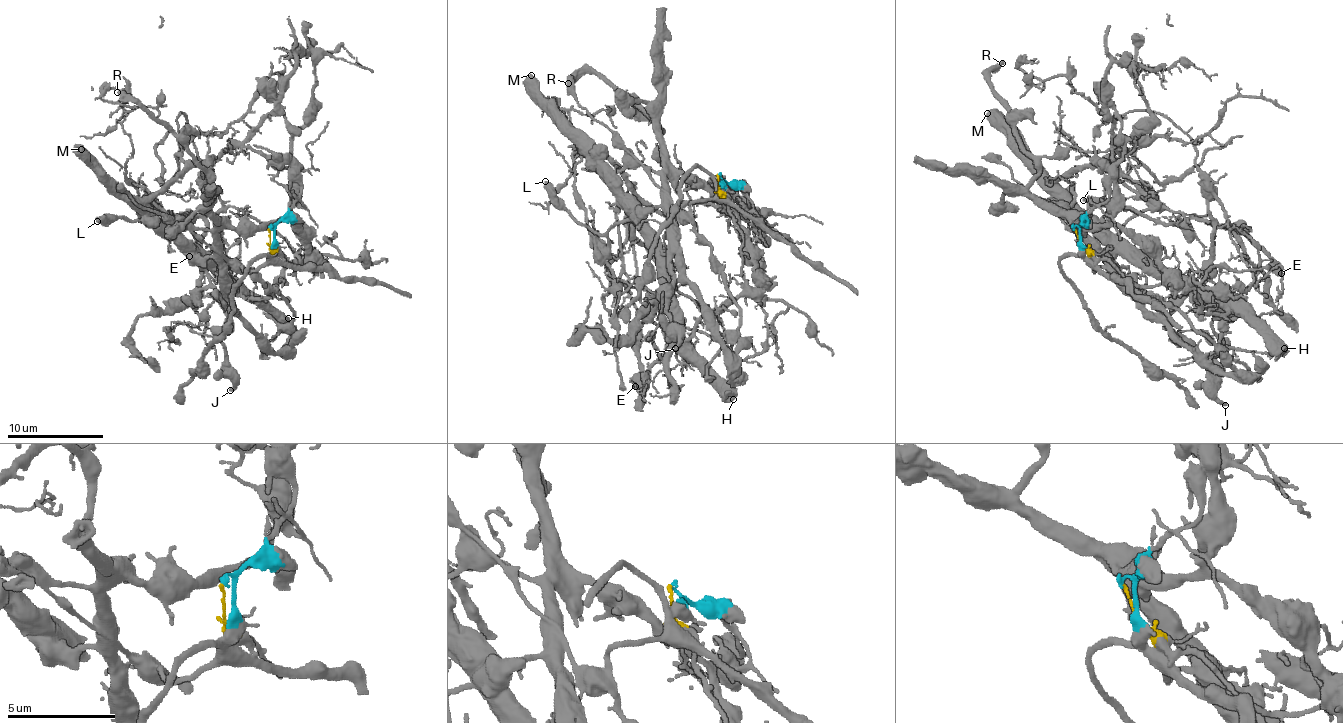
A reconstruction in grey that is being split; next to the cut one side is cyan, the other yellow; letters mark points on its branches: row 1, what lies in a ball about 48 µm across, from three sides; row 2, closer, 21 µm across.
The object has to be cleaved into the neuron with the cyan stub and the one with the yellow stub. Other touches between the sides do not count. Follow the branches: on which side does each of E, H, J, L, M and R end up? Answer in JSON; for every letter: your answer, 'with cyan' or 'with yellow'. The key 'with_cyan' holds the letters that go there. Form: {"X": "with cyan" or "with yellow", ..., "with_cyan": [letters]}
{"E": "with yellow", "H": "with yellow", "J": "with yellow", "L": "with yellow", "M": "with yellow", "R": "with yellow", "with_cyan": []}

